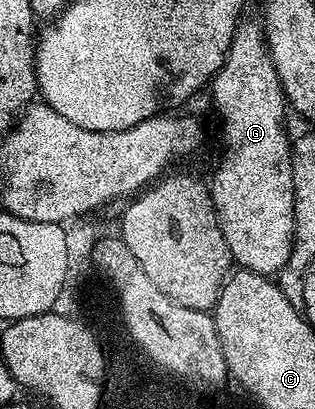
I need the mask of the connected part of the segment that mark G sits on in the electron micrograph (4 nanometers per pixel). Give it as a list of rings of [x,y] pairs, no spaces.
[[[244,19],[236,26],[234,39],[228,48],[228,54],[224,57],[222,67],[210,82],[211,89],[212,105],[216,108],[217,115],[220,116],[220,129],[224,132],[224,154],[221,155],[220,162],[216,165],[216,174],[213,175],[212,181],[210,180],[210,192],[218,215],[218,223],[222,227],[222,235],[226,239],[226,247],[230,251],[233,262],[239,268],[261,273],[264,277],[272,277],[279,274],[280,270],[286,267],[296,238],[296,204],[294,203],[294,175],[292,174],[294,145],[293,142],[288,142],[288,137],[284,134],[284,109],[286,110],[284,92],[282,91],[282,83],[278,79],[278,71],[268,54],[268,42],[264,40],[264,31],[259,20],[248,21],[248,19]]]

